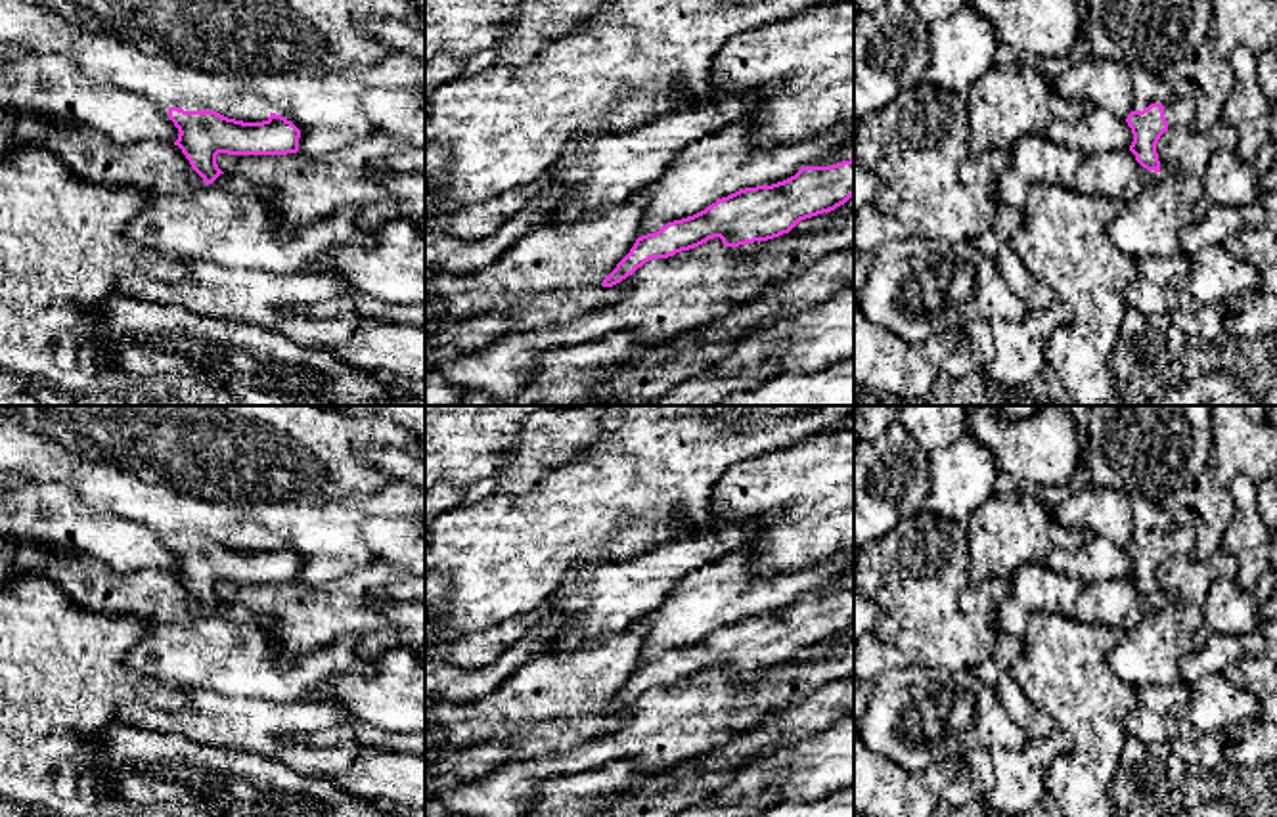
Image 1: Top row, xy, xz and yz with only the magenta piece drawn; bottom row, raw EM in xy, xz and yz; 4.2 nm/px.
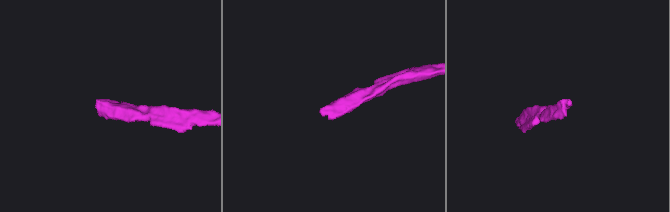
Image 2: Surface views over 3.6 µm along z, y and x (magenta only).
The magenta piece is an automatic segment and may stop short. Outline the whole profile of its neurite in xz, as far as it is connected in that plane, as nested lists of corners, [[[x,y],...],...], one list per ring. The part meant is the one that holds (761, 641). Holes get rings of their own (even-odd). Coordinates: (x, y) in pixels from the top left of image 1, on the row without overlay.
[[[854,585],[831,595],[802,595],[783,610],[739,618],[693,645],[638,666],[601,714],[613,716],[653,687],[674,685],[714,666],[726,675],[779,666],[800,649],[835,639],[852,624]]]

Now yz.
[[[1141,496],[1131,497],[1131,511],[1133,540],[1126,547],[1133,563],[1130,580],[1143,597],[1160,601],[1156,572],[1172,557],[1193,555],[1195,532],[1177,526],[1158,503]]]

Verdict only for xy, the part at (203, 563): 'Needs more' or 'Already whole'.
Needs more

